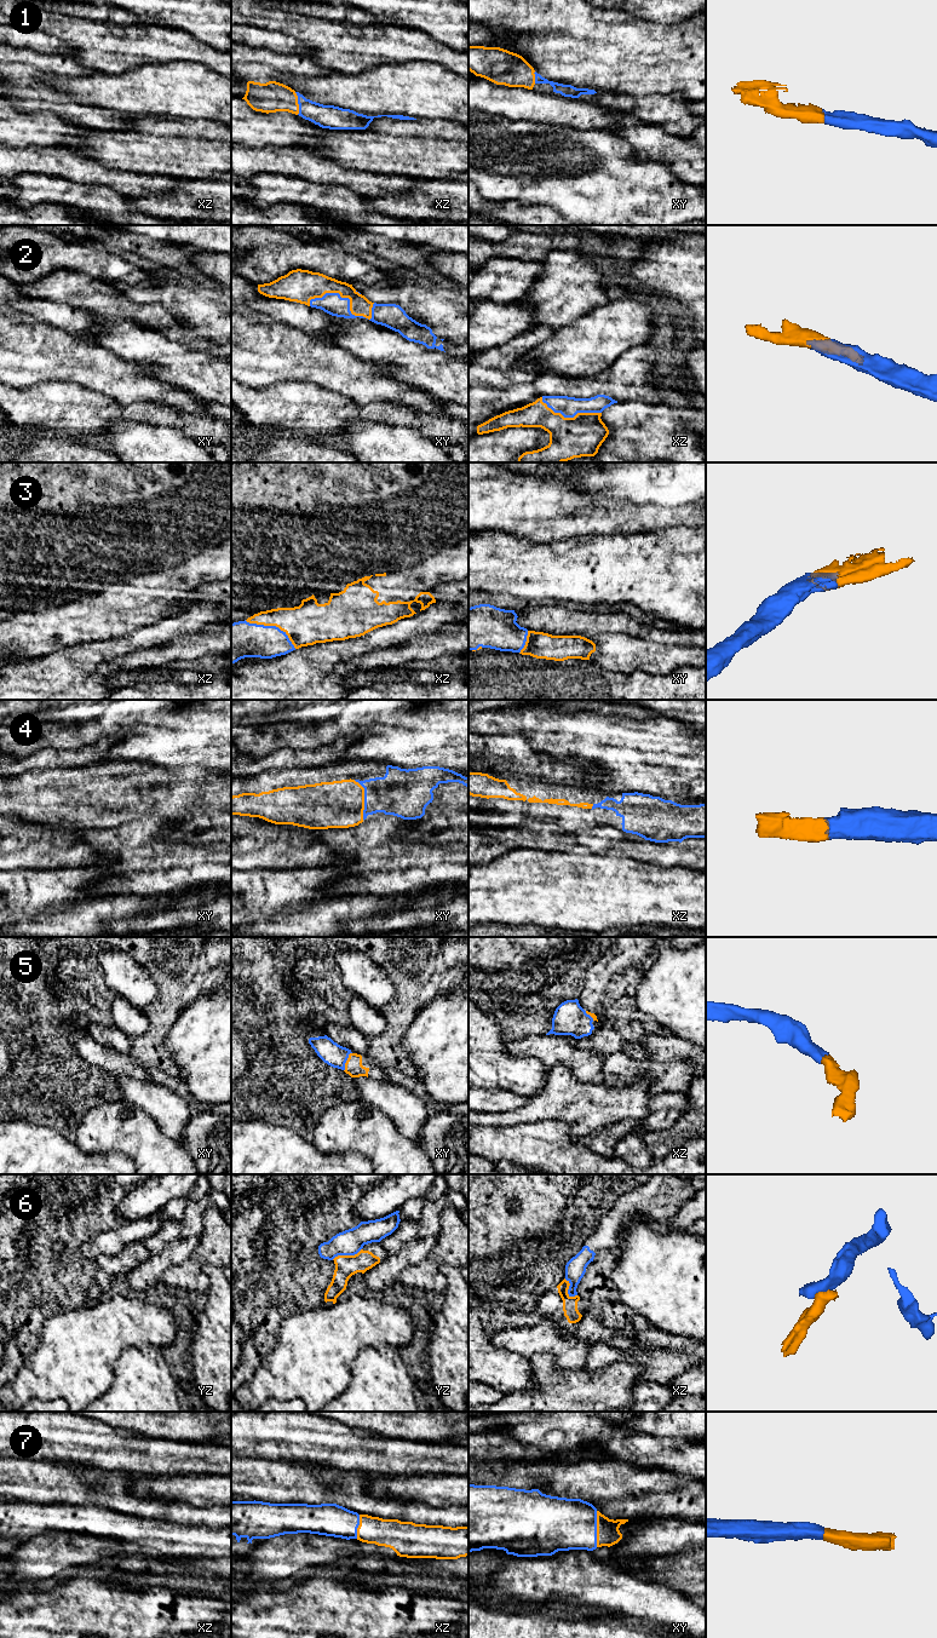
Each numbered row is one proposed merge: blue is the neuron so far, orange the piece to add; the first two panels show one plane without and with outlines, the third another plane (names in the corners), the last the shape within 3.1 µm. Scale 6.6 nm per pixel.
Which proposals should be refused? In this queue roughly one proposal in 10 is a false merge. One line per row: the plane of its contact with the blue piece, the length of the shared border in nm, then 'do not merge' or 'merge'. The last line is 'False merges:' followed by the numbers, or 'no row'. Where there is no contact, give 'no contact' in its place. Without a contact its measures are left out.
1: meets blue in xz; contact 150 nm long; merge
2: meets blue in xy; contact 440 nm long; merge
3: meets blue in xz; contact 400 nm long; merge
4: meets blue in xy; contact 280 nm long; merge
5: meets blue in xy; contact 140 nm long; merge
6: meets blue in yz; contact 220 nm long; do not merge
7: meets blue in xy; contact 240 nm long; merge
False merges: 6

